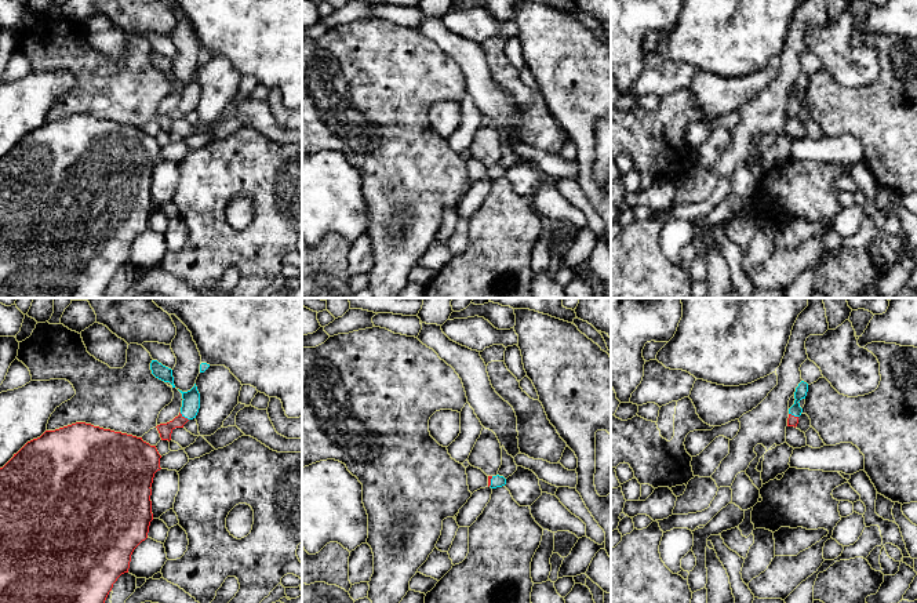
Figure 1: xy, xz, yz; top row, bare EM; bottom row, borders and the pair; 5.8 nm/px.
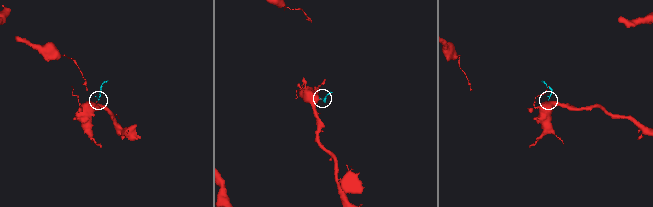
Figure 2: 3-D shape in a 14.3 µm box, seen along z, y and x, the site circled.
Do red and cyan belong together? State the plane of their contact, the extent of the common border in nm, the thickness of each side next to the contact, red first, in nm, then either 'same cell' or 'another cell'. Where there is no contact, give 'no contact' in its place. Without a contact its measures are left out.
contact in xy; length 70 nm; calibres 80 and 110 nm; same cell

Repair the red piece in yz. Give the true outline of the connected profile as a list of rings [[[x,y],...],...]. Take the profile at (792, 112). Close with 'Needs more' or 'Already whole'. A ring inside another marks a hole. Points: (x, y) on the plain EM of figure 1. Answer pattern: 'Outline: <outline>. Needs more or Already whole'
Outline: [[[801,72],[798,75],[798,77],[796,79],[796,83],[794,83],[794,95],[789,99],[789,109],[787,109],[787,117],[797,117],[798,115],[798,108],[801,106],[803,103],[803,99],[800,98],[800,91],[801,90],[805,90],[807,87],[807,83],[808,83],[808,75]]]. Needs more

